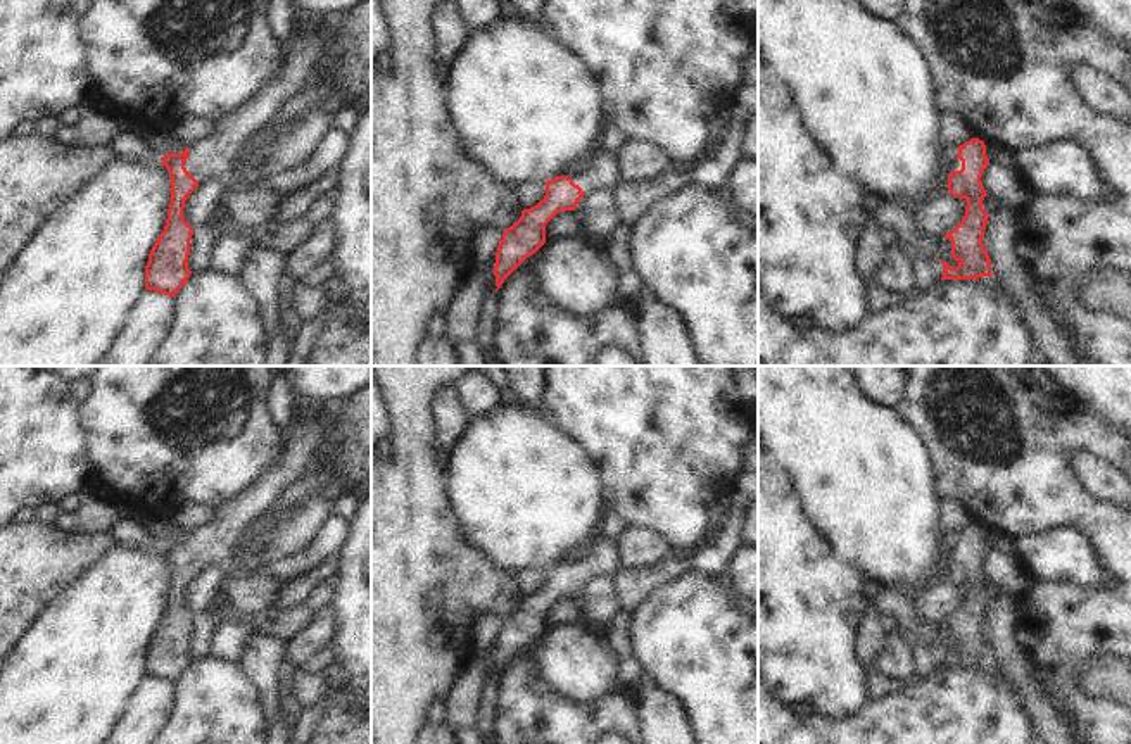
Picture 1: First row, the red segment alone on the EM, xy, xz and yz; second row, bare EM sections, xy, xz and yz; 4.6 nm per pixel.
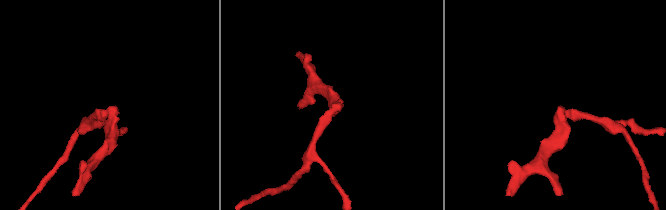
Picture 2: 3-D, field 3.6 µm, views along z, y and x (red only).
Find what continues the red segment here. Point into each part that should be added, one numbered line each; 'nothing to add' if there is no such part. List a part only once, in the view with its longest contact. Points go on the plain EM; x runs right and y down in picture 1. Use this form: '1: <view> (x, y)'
1: xy (214, 542)

